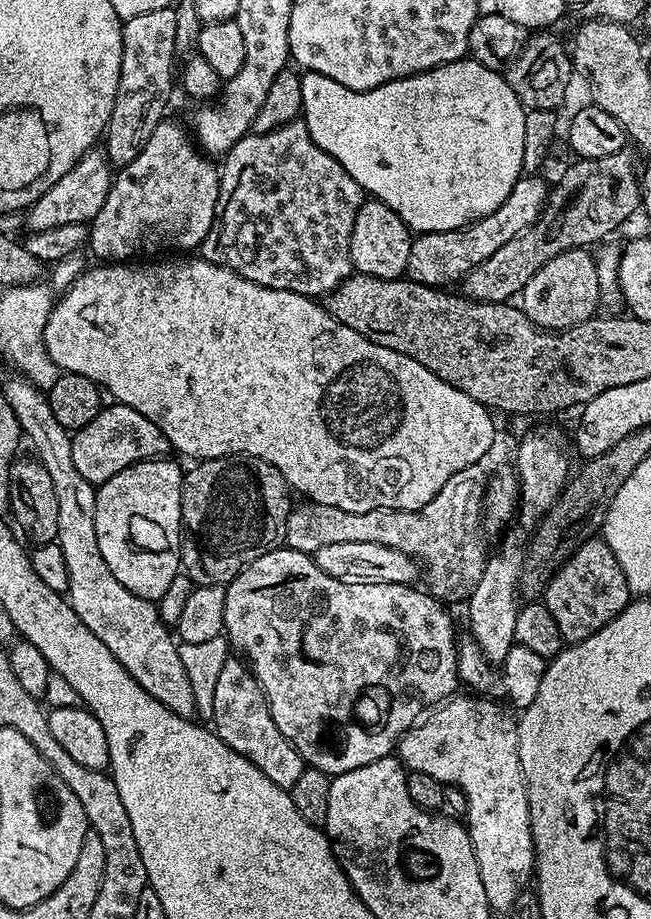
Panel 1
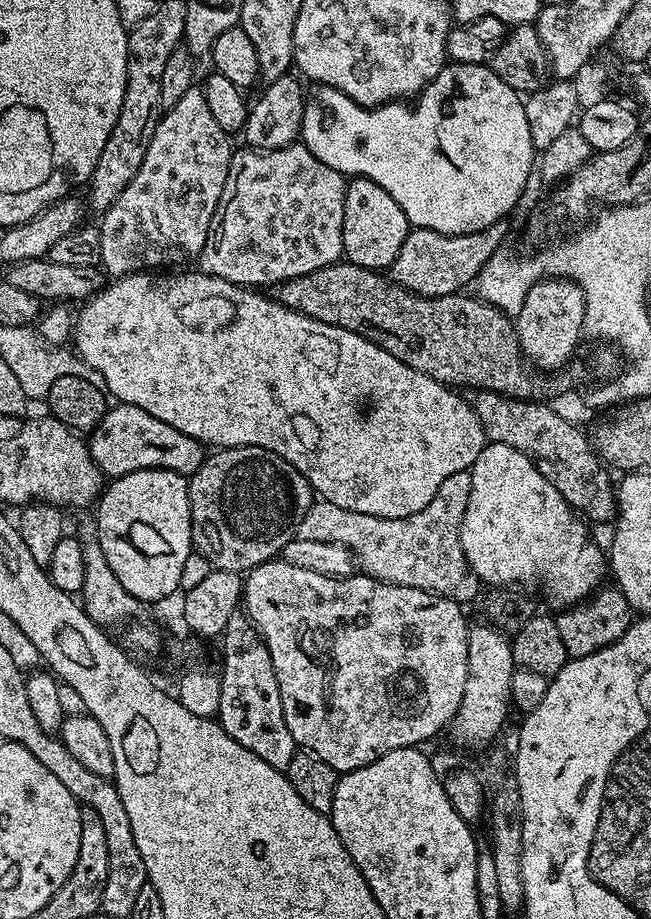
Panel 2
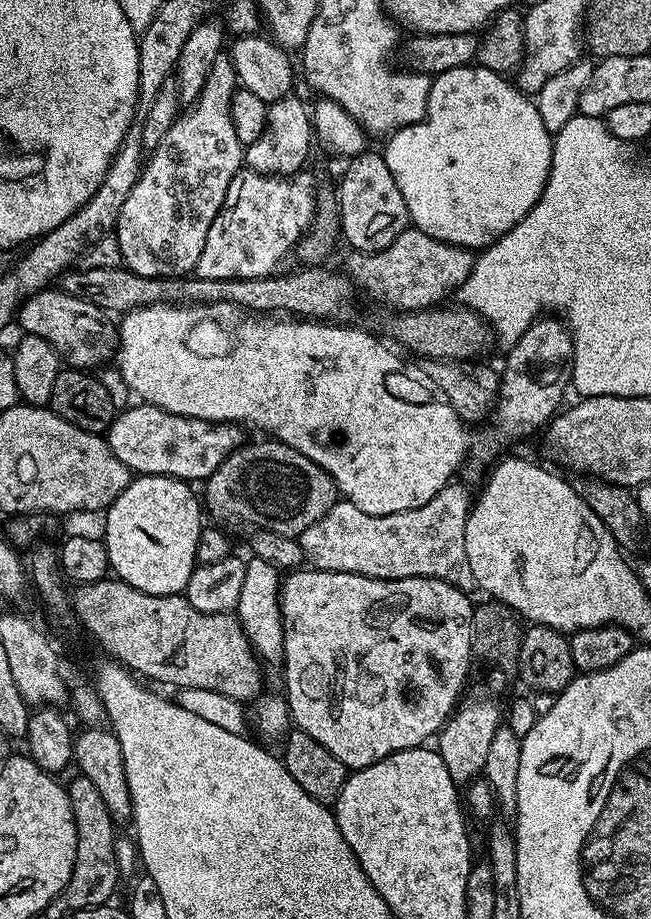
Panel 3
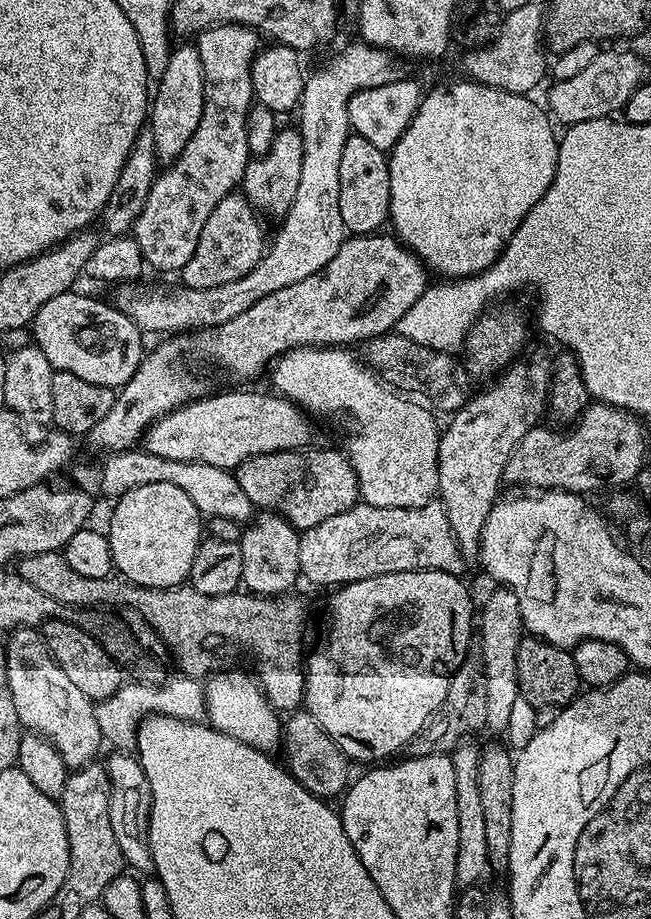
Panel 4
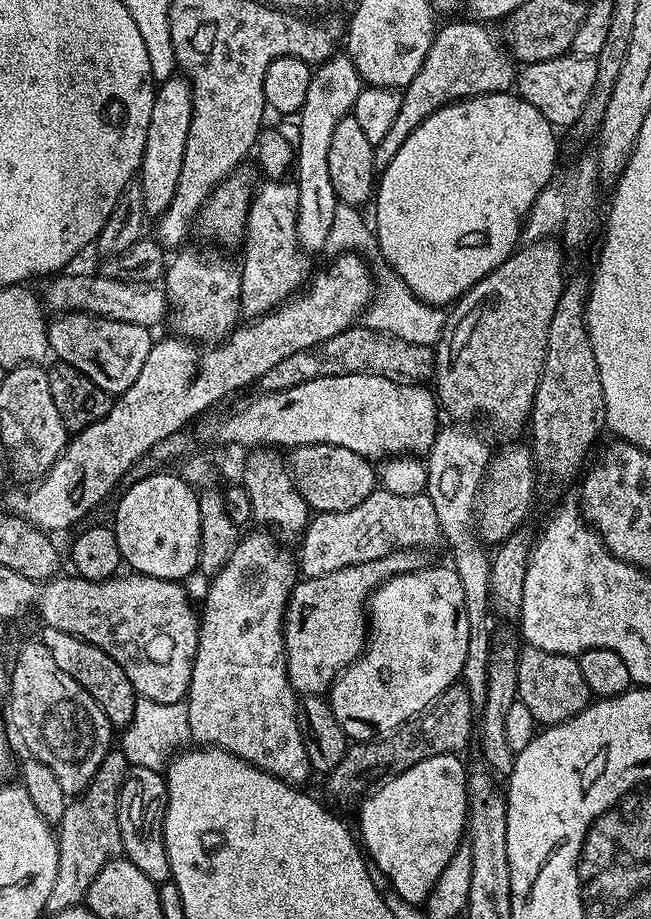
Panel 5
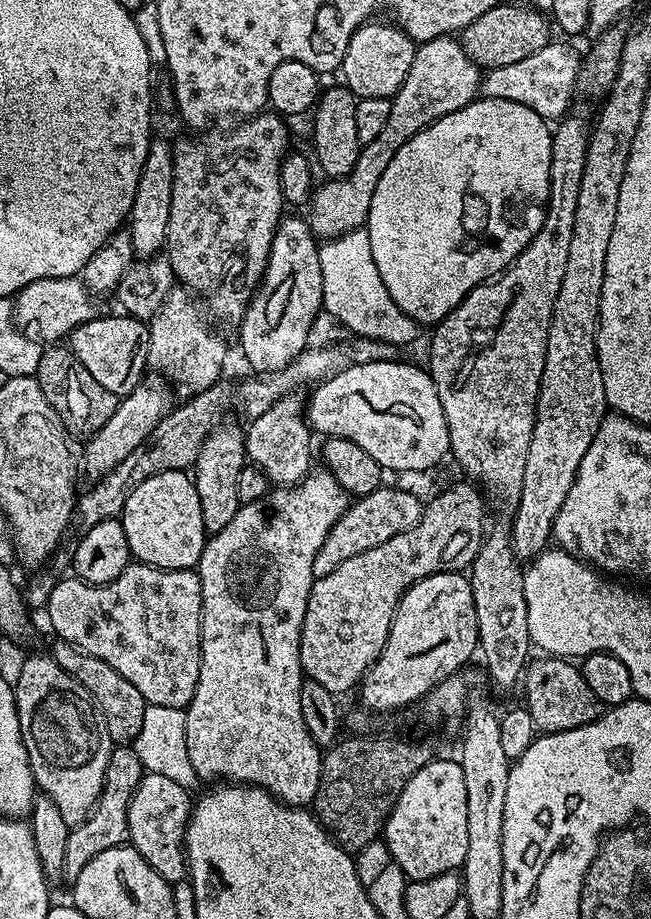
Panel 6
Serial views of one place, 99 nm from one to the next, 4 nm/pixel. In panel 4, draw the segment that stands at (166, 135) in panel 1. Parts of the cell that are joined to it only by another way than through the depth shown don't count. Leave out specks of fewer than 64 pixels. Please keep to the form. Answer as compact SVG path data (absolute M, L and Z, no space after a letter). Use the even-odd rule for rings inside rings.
M216 24L213 28L206 28L199 33L194 40L198 54L202 58L202 74L204 75L204 105L202 106L202 122L198 122L197 130L194 130L194 136L190 138L190 142L186 144L186 149L174 160L171 165L165 167L156 177L155 182L151 186L150 196L146 200L146 206L143 207L142 214L136 219L132 235L135 237L139 248L142 250L145 263L164 272L178 272L184 268L186 262L190 260L194 249L198 244L198 238L201 237L202 227L206 224L206 219L210 218L210 213L214 207L222 200L222 198L231 195L235 188L243 181L245 167L251 159L249 143L246 142L246 134L248 133L248 112L252 109L254 97L252 94L252 59L256 57L256 53L262 47L262 37L260 33L255 32L253 28L247 28L241 24Z

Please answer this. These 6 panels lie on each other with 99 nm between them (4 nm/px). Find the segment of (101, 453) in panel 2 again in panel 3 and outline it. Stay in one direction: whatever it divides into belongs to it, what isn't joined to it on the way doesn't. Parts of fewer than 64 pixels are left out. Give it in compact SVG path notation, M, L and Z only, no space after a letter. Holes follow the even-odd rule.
M143 402L137 405L137 408L128 408L125 412L123 409L106 433L110 450L118 462L122 462L134 474L173 476L189 482L204 482L242 443L239 424L219 424L202 418L170 414L165 408Z

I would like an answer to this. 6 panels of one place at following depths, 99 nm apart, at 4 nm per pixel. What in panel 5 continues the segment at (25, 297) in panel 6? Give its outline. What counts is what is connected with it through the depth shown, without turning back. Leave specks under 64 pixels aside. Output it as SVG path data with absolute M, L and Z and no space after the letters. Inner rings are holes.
M60 274L55 277L51 281L52 285L49 286L48 289L45 290L44 294L42 293L42 300L45 305L49 308L53 308L53 313L63 314L66 312L89 312L91 316L97 317L101 320L117 320L118 322L130 322L134 326L142 326L143 328L152 330L155 329L155 324L165 323L166 317L170 312L170 305L168 302L168 297L164 295L163 287L157 286L156 284L135 284L133 280L115 280L114 278L110 278L109 276L101 276L99 274L93 274L93 276L64 276L68 274Z

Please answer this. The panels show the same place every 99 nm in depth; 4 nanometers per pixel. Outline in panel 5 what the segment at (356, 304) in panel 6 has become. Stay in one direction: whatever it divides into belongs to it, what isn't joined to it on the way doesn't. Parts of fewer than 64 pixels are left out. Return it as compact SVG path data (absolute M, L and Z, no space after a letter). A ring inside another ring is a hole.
M337 203L334 210L334 223L330 226L330 234L326 237L322 252L323 255L328 255L328 258L335 258L342 252L354 252L367 260L372 270L372 278L376 282L376 295L364 311L363 327L394 334L394 338L403 338L405 342L418 342L418 346L436 345L444 329L445 309L418 299L406 286L406 282L402 282L400 275L390 265L385 264L380 254L380 245L376 242L373 225L369 221L368 224L364 221L362 213L360 208Z

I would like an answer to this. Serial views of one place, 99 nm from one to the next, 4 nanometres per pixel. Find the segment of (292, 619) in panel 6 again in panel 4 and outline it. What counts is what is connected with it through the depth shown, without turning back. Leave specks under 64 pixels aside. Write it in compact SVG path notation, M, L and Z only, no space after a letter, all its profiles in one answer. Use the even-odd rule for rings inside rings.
M232 671L217 672L207 677L206 683L203 685L207 723L211 727L217 728L222 734L226 734L246 746L257 748L260 752L275 753L275 748L279 749L282 744L282 720L278 715L277 709L273 708L271 702L264 697L264 693L255 675L249 674L247 676L244 672Z

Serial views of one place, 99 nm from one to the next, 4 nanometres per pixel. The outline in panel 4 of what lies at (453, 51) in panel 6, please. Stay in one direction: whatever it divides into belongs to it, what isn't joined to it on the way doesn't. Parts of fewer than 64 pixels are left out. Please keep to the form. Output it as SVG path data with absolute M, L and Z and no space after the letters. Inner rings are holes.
M530 2L503 17L500 30L487 42L465 51L464 72L467 79L486 86L494 86L510 94L528 96L546 76L550 64L546 57L544 38L545 5Z

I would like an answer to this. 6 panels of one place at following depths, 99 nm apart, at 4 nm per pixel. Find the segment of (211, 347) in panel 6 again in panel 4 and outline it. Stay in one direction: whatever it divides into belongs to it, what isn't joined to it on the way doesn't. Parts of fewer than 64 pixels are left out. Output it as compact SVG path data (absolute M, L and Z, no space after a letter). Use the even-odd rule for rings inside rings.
M231 194L222 198L211 211L210 218L206 219L194 254L178 272L178 276L184 279L181 281L190 288L213 288L222 282L234 282L250 274L266 251L263 222L243 195Z

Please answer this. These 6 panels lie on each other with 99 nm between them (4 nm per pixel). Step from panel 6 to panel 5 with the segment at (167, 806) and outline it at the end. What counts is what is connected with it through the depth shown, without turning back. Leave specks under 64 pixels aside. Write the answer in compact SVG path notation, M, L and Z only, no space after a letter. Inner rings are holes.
M144 766L129 767L122 782L118 802L118 826L122 834L123 855L158 886L172 879L170 858L166 858L164 841L164 815L167 805L167 779L154 769L146 769Z

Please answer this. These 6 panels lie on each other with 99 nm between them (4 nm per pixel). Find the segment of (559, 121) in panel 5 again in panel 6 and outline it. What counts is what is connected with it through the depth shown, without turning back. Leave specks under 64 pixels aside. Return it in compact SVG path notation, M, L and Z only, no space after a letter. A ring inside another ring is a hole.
M549 42L542 46L542 50L530 54L530 58L521 58L510 66L487 69L482 76L480 96L490 100L502 98L506 102L518 102L522 106L530 106L530 110L544 120L559 121L569 111L567 108L572 96L577 95L576 79L582 56L570 45L556 43Z

